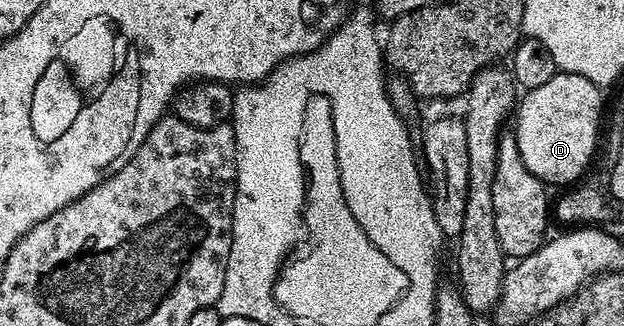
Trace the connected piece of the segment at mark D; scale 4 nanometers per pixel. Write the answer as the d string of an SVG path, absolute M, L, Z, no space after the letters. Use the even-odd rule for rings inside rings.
M559 72L548 80L548 84L540 84L540 88L532 88L521 95L512 133L520 148L520 160L524 160L528 172L545 182L547 187L566 188L581 179L578 177L585 172L598 146L602 94L603 91L592 84L592 80Z

